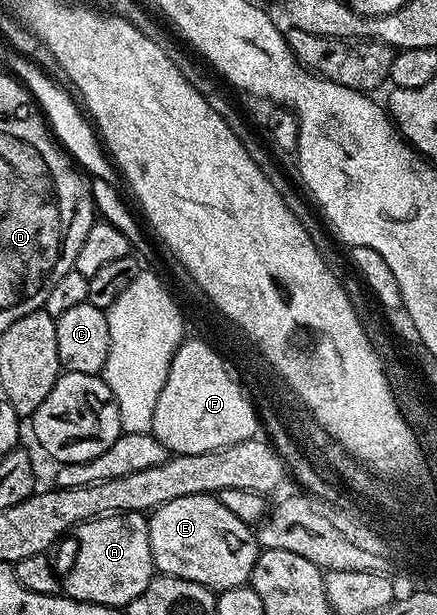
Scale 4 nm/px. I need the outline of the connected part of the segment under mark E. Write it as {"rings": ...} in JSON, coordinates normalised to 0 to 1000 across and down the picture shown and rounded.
{"rings":[[[494,803],[400,808],[400,815],[382,815],[348,833],[339,846],[350,920],[366,933],[446,945],[455,951],[478,954],[490,964],[558,954],[570,948],[570,935],[593,901],[581,859],[547,847],[547,841],[538,841],[538,834],[529,834],[529,828],[519,828],[519,821],[510,821]]]}

